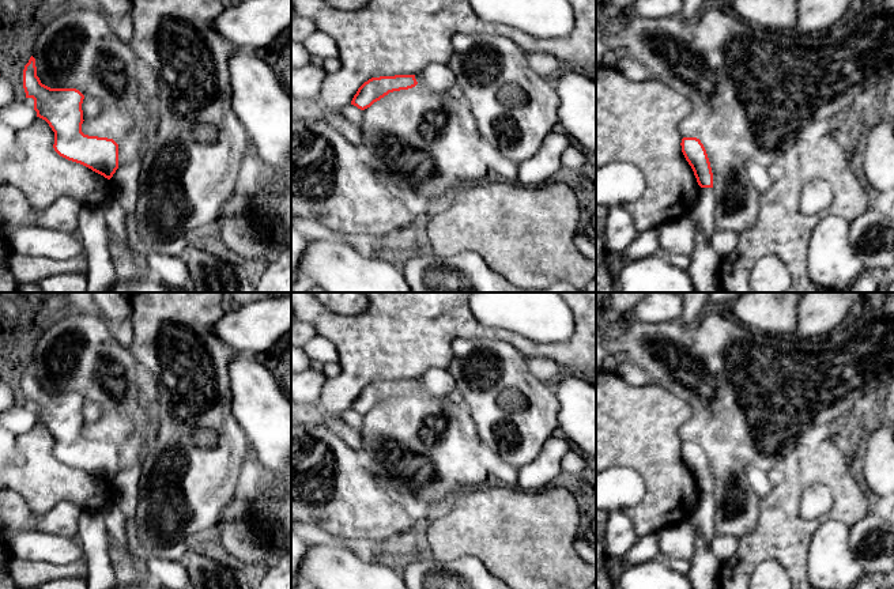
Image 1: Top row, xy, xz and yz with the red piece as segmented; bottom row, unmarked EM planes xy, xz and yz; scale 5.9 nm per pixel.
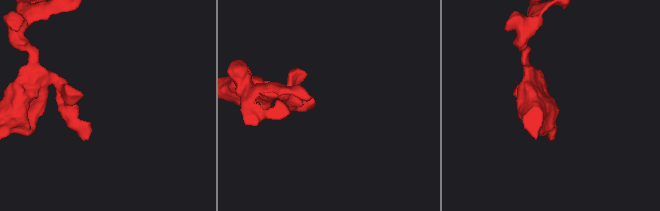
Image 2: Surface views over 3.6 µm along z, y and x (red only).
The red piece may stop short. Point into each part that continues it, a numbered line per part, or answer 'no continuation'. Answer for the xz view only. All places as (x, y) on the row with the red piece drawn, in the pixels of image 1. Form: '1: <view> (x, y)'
no continuation

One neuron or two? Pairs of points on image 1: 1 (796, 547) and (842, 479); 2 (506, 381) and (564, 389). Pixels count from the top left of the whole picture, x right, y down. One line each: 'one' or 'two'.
1: one
2: two

